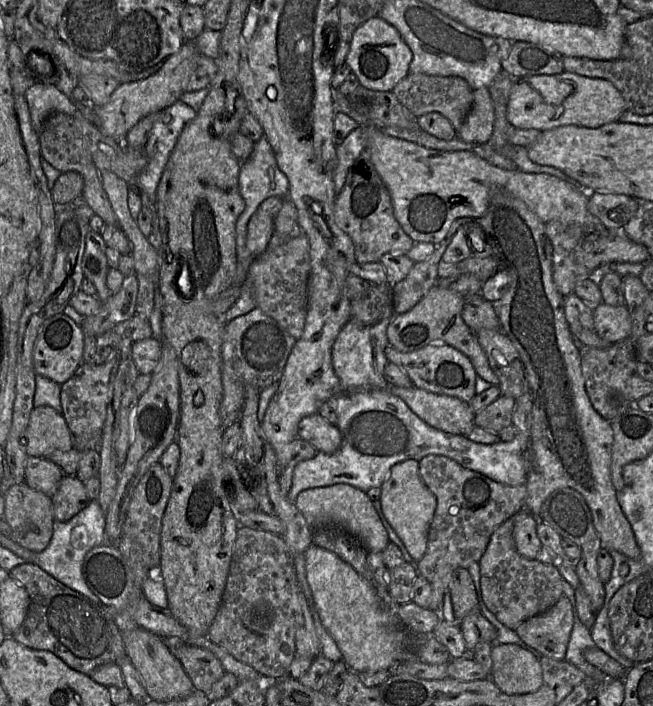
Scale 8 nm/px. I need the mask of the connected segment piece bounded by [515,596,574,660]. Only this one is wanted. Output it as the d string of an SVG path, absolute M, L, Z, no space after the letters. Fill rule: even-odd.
M563 596L549 610L527 619L515 631L527 646L543 656L564 660L573 625L571 601Z

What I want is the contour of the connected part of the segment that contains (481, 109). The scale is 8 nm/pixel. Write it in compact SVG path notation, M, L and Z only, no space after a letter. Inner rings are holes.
M486 87L473 90L473 104L457 131L457 137L470 144L486 143L493 132L495 112Z

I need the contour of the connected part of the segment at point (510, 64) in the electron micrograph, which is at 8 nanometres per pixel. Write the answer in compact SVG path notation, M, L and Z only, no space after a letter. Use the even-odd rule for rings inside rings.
M513 42L502 61L502 73L514 79L535 75L555 75L564 71L564 56L543 46L526 42Z

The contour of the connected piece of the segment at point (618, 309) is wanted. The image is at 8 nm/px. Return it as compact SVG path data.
M601 303L594 307L594 331L610 344L629 336L632 322L626 305L611 306Z

